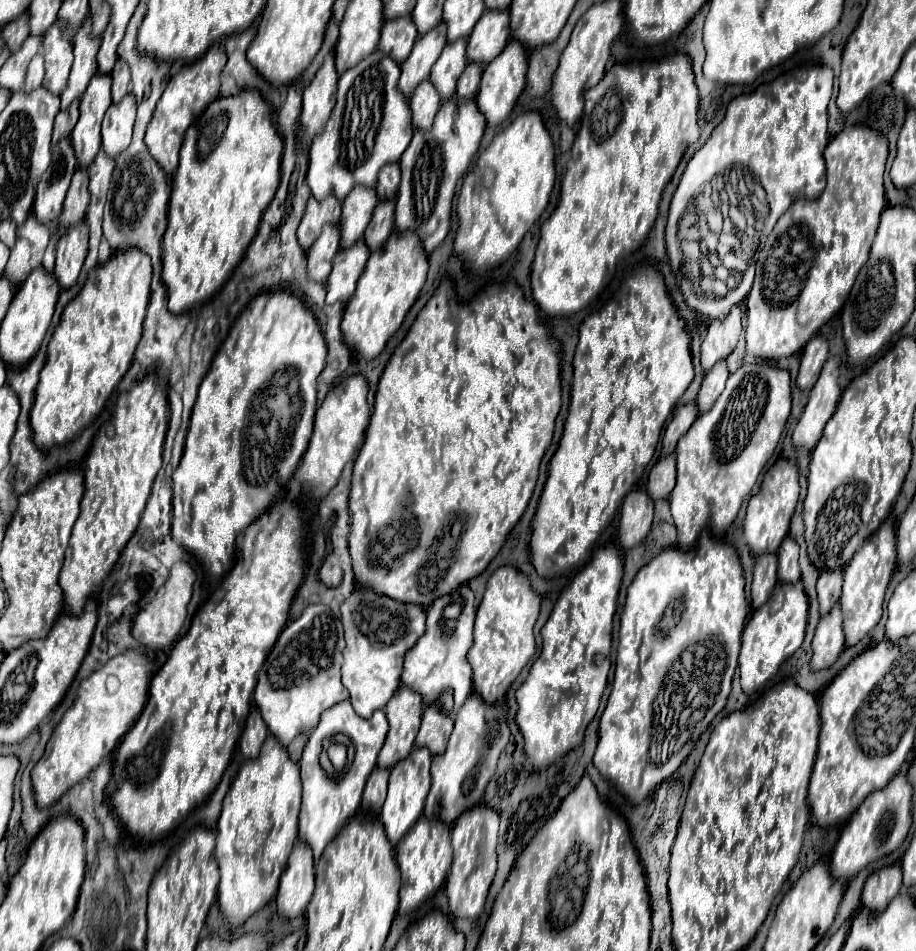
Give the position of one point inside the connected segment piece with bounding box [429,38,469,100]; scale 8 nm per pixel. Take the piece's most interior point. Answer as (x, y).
(452, 62)

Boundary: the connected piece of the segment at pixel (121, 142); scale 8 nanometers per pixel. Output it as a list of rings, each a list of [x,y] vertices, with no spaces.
[[[129,92],[121,102],[111,104],[101,126],[103,150],[109,158],[117,158],[131,142],[135,122],[135,96]]]

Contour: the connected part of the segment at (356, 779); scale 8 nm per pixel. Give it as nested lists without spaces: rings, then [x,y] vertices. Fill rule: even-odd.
[[[341,702],[341,704],[333,706],[331,710],[327,710],[327,714],[323,714],[323,724],[319,724],[313,730],[313,734],[311,734],[311,738],[309,738],[309,742],[303,750],[303,758],[299,762],[301,782],[303,782],[303,798],[301,798],[301,812],[299,812],[299,838],[303,842],[309,842],[309,846],[313,848],[315,860],[319,860],[319,854],[335,838],[335,834],[341,830],[345,820],[351,818],[359,810],[363,786],[365,786],[371,770],[377,766],[377,754],[379,754],[379,750],[385,742],[387,730],[389,730],[389,724],[387,724],[383,710],[375,710],[371,718],[363,720],[353,712],[349,702]],[[335,734],[349,736],[353,746],[355,746],[355,760],[349,766],[345,778],[337,780],[337,782],[329,780],[329,777],[323,772],[321,764],[319,764],[323,740],[333,738]]]

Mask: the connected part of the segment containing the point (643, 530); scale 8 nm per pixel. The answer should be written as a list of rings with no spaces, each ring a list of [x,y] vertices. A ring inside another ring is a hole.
[[[635,488],[627,494],[621,506],[621,522],[619,522],[619,544],[627,550],[637,546],[651,528],[653,522],[653,500],[647,490]]]

